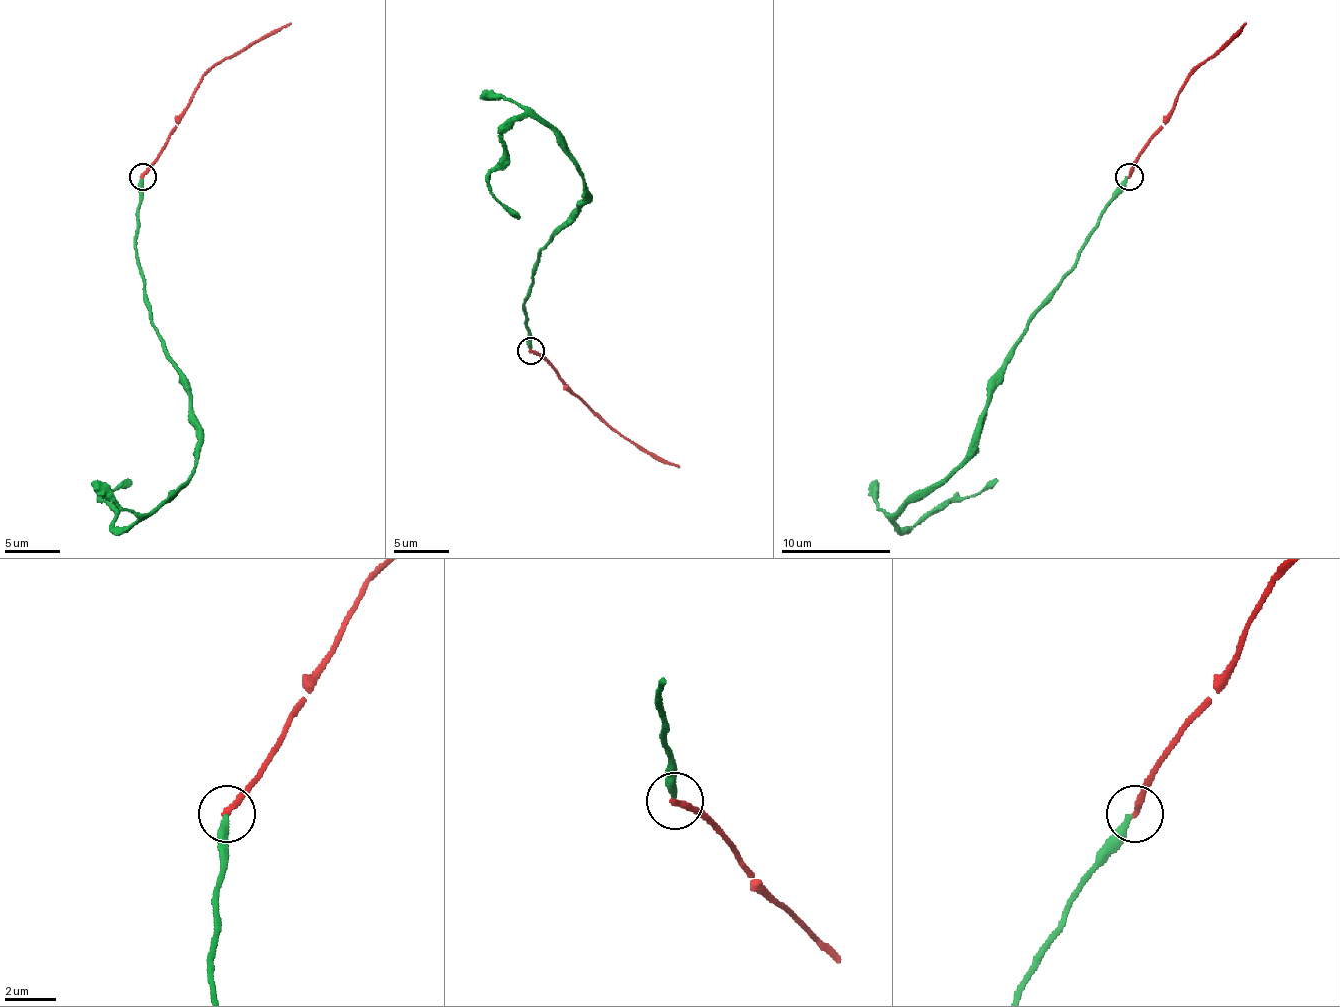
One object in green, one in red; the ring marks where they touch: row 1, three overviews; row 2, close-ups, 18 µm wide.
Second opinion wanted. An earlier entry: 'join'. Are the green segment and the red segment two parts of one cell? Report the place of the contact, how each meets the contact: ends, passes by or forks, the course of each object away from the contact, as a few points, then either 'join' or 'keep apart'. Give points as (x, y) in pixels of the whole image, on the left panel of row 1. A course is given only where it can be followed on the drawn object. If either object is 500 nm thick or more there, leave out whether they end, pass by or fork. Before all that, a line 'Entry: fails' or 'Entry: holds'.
Entry: fails
place (142, 176); green ends; red ends; course green (143, 177), (137, 268), (198, 446), (195, 471), (159, 506), (116, 528), (99, 498), (132, 482); course red (143, 177), (187, 111), (198, 84), (220, 62), (291, 23); keep apart

